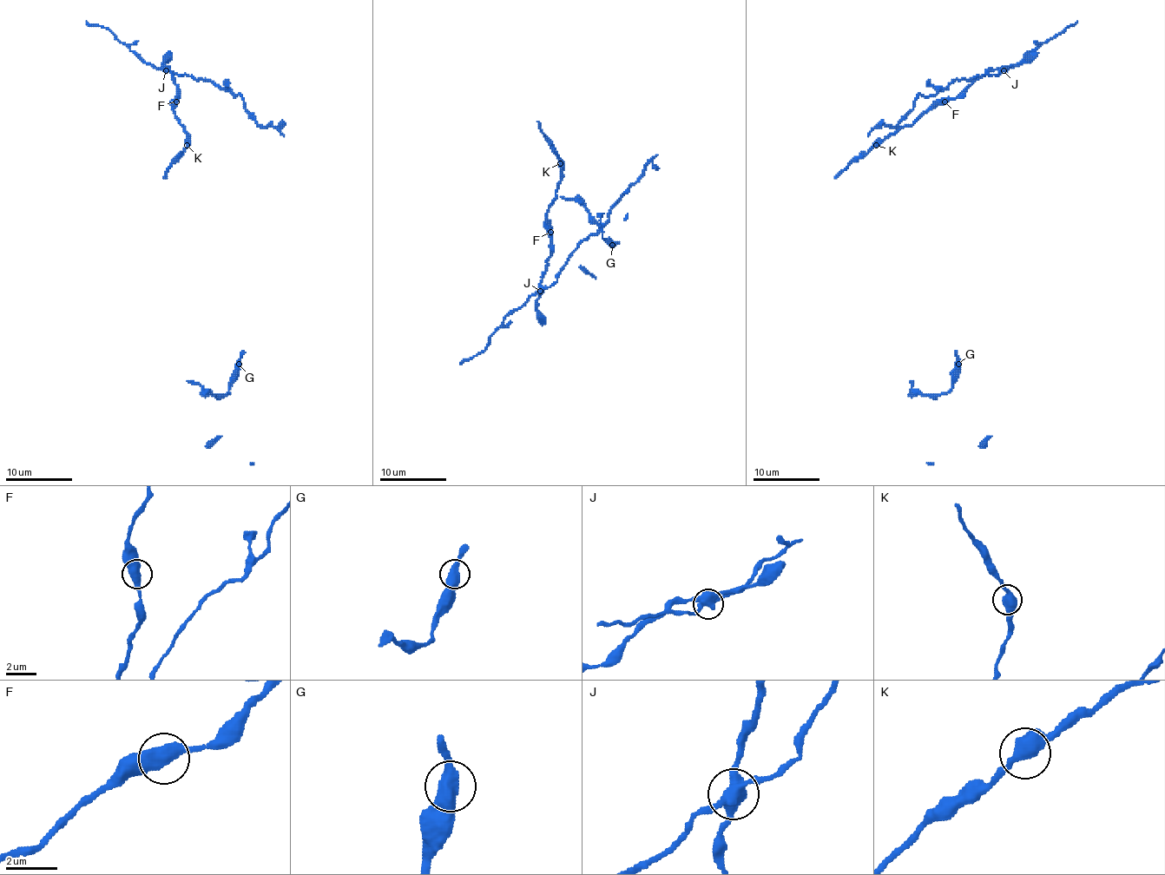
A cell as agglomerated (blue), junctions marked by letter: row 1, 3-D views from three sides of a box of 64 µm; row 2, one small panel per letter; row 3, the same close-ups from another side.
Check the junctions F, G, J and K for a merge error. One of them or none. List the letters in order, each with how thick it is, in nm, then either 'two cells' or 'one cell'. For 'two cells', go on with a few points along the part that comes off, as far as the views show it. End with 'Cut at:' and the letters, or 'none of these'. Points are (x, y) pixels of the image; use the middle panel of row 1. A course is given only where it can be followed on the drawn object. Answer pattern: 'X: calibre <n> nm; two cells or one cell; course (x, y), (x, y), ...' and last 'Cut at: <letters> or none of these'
F: calibre 550 nm; one cell
G: calibre 550 nm; one cell
J: calibre 480 nm; two cells; course (540, 290), (557, 280), (557, 273), (569, 255), (608, 219), (608, 210), (651, 161), (655, 170)
K: calibre 380 nm; one cell
Cut at: J

